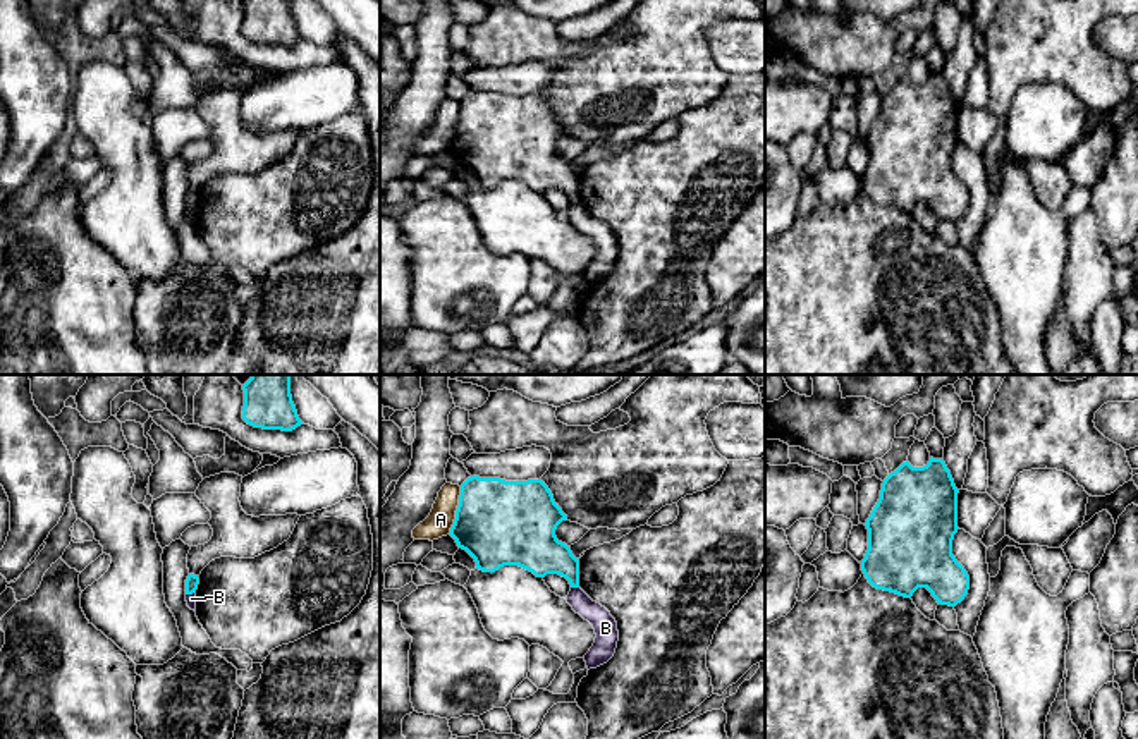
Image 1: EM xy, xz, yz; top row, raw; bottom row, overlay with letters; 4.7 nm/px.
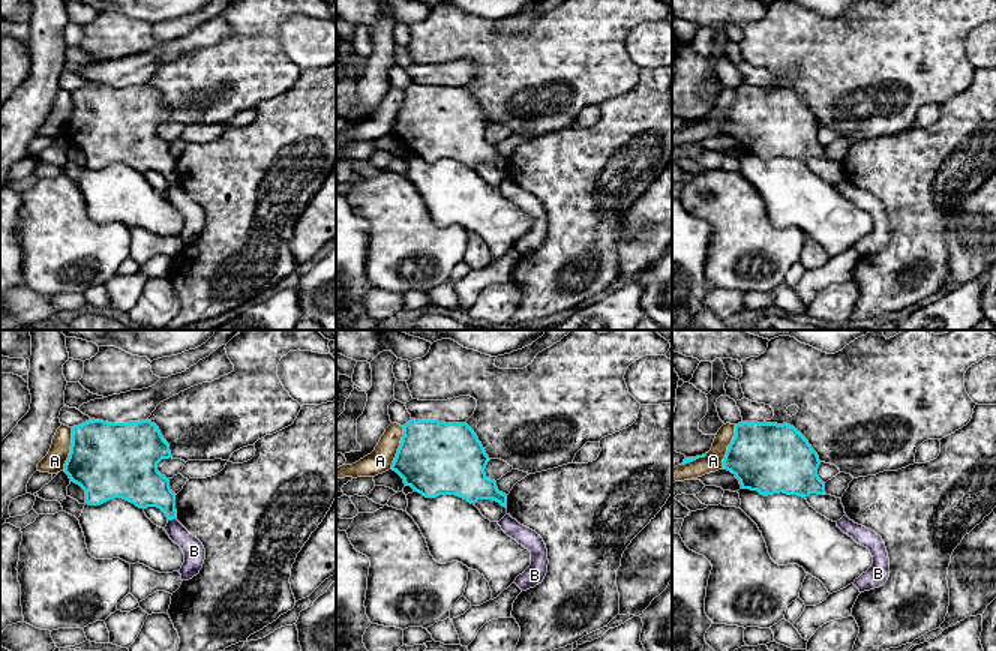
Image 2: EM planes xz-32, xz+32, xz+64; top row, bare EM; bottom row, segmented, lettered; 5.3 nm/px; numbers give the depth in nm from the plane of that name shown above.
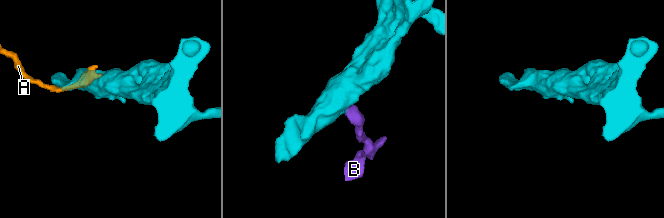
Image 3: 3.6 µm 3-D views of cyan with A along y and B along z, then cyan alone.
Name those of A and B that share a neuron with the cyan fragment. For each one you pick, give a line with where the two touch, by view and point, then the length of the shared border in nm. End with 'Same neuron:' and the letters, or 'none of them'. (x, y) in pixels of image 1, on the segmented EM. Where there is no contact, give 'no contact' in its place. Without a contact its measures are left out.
Same neuron: none of them

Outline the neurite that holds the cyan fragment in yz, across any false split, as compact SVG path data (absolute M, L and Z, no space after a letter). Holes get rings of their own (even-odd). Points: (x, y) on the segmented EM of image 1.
M933 457L923 467L913 467L906 461L884 479L880 498L865 522L868 550L861 571L873 588L904 598L927 588L937 603L949 607L964 600L970 576L952 555L952 540L959 529L958 493L945 462Z

